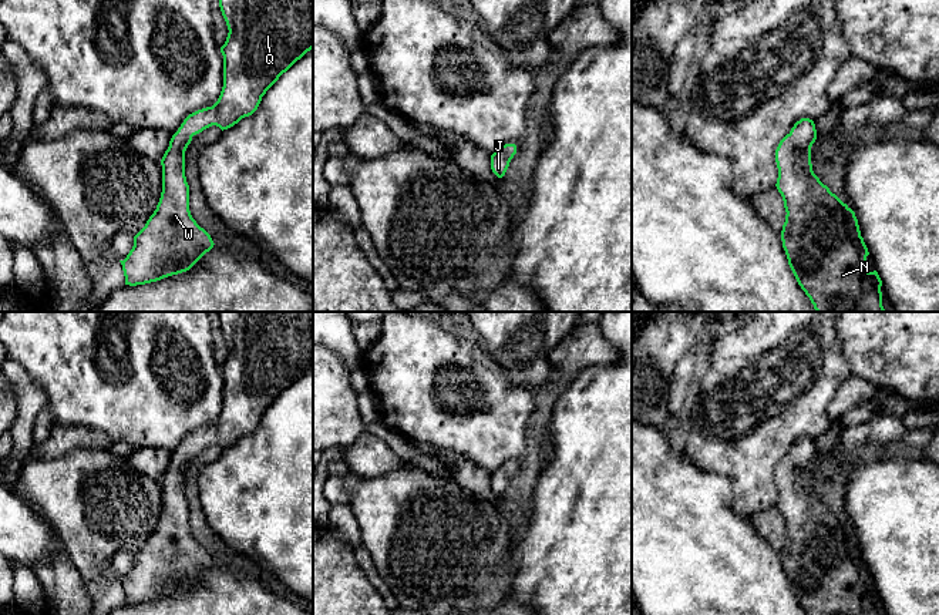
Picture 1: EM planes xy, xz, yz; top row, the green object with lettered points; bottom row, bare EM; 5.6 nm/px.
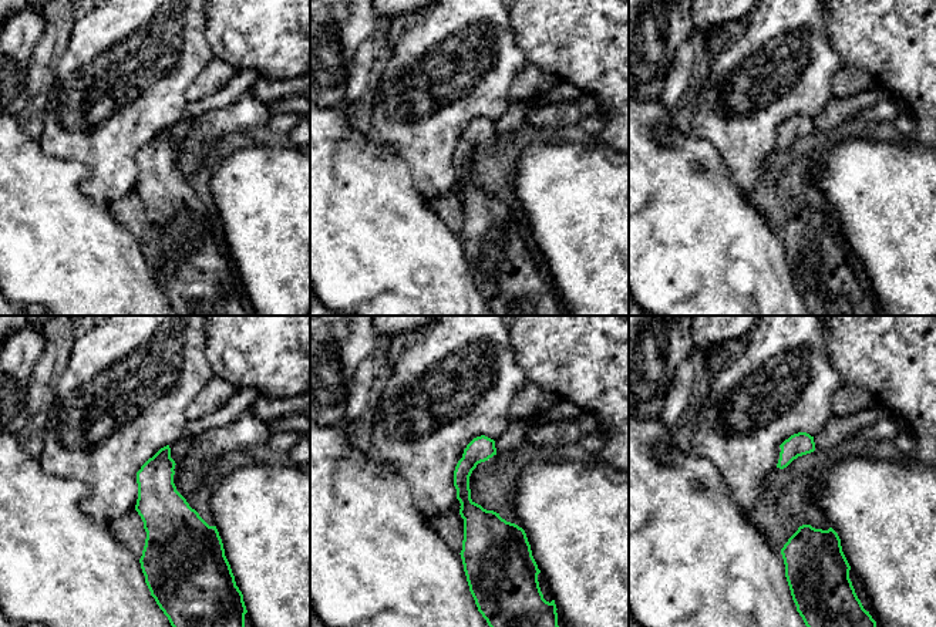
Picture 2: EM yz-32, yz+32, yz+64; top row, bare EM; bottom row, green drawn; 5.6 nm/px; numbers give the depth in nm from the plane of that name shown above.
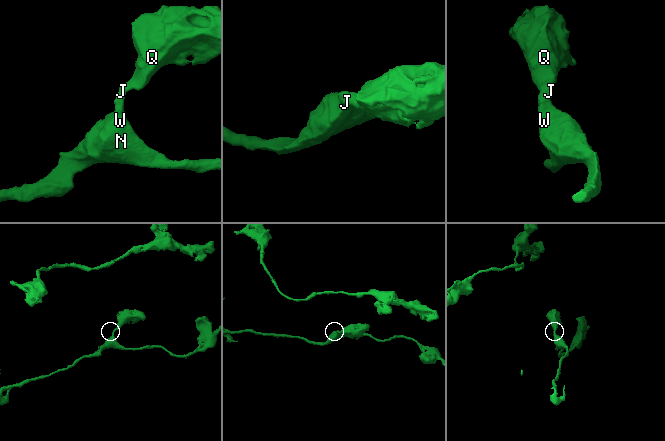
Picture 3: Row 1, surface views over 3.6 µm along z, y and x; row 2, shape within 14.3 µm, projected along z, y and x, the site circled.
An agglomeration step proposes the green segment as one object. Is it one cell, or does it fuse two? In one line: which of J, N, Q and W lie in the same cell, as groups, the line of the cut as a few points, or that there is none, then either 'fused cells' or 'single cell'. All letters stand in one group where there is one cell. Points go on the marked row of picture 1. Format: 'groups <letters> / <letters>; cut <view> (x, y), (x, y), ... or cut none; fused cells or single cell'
groups J N Q W; cut none; single cell

